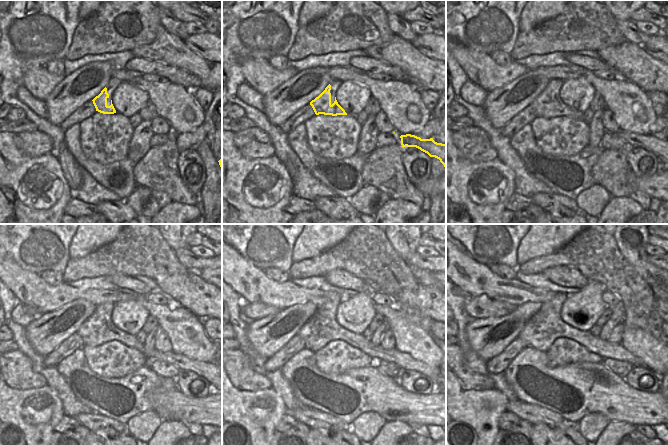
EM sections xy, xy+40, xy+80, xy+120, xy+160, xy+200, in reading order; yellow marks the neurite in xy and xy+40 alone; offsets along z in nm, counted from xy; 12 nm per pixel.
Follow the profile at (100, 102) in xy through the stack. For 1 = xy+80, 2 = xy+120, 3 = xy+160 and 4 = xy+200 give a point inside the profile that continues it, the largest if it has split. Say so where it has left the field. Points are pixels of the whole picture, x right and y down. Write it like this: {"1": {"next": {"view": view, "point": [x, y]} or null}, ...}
{"1": {"next": {"view": "xy+80", "point": [545, 105]}}, "2": {"next": {"view": "xy+120", "point": [96, 330]}}, "3": {"next": {"view": "xy+160", "point": [320, 329]}}, "4": {"next": {"view": "xy+200", "point": [543, 329]}}}

